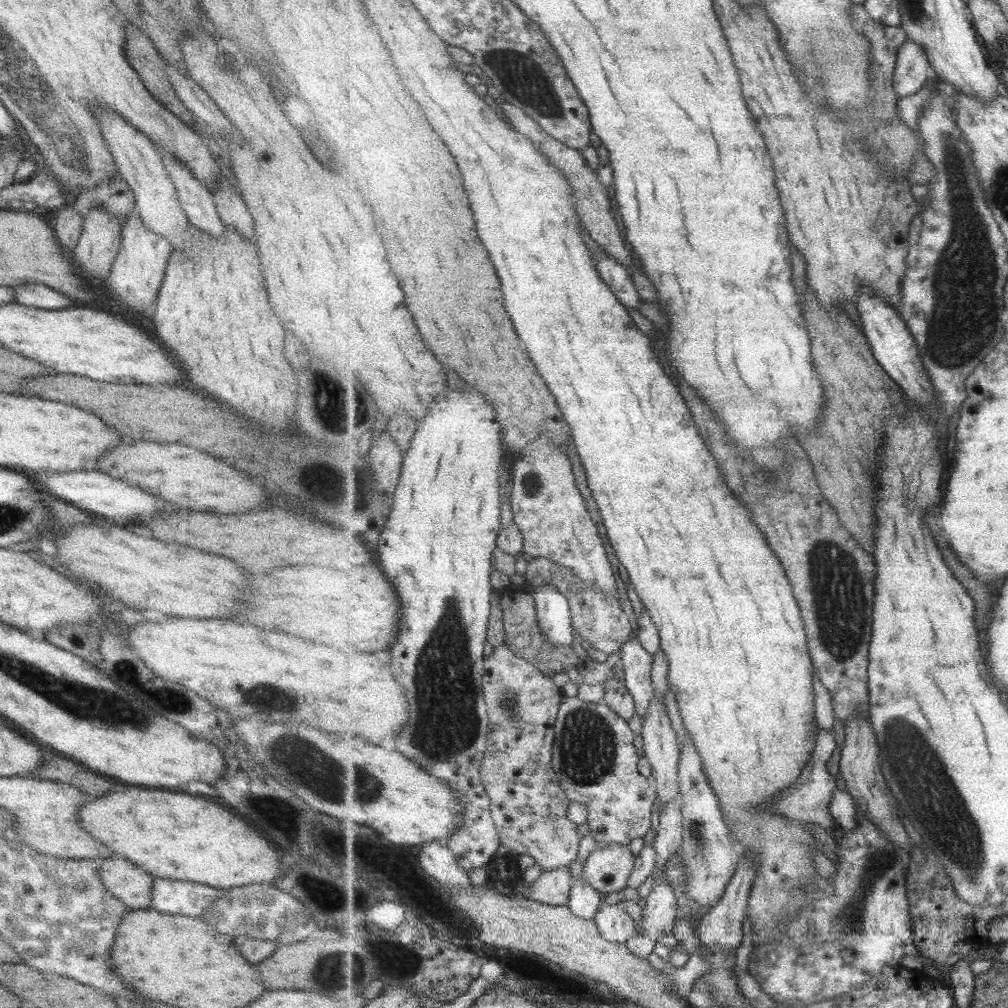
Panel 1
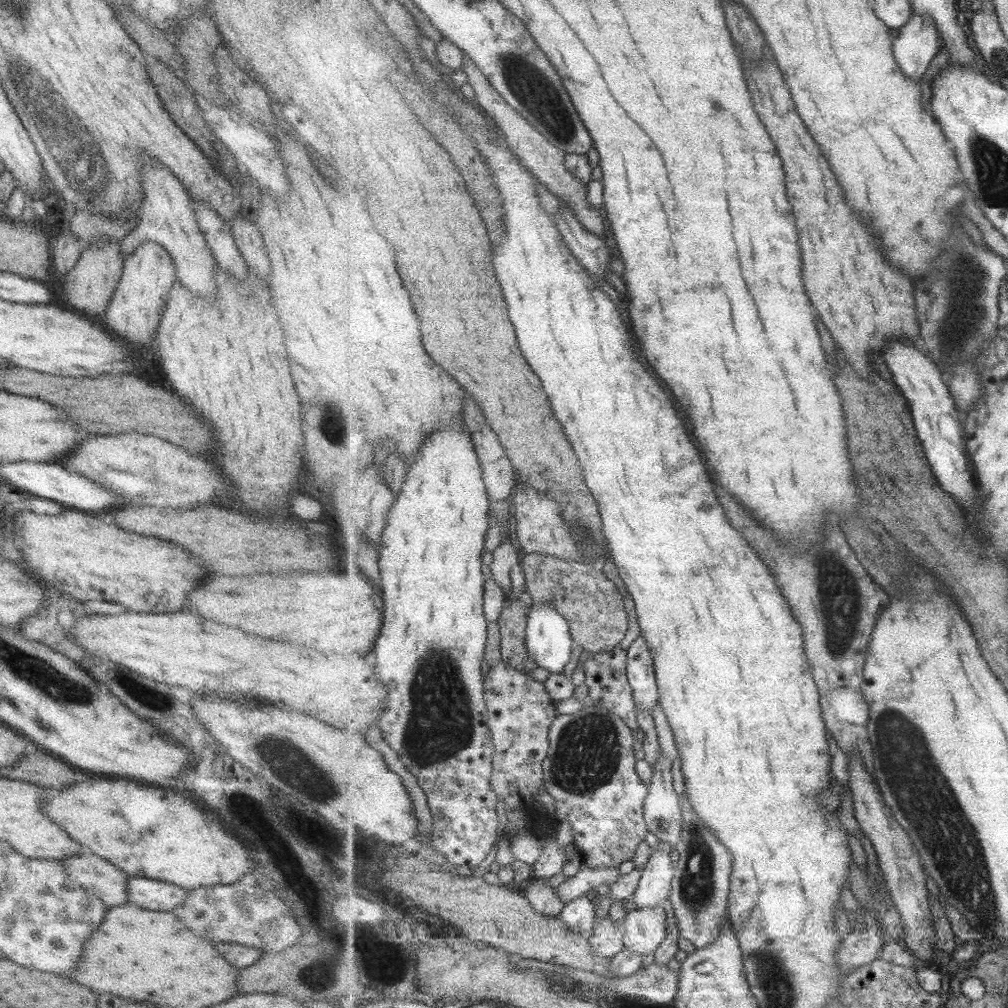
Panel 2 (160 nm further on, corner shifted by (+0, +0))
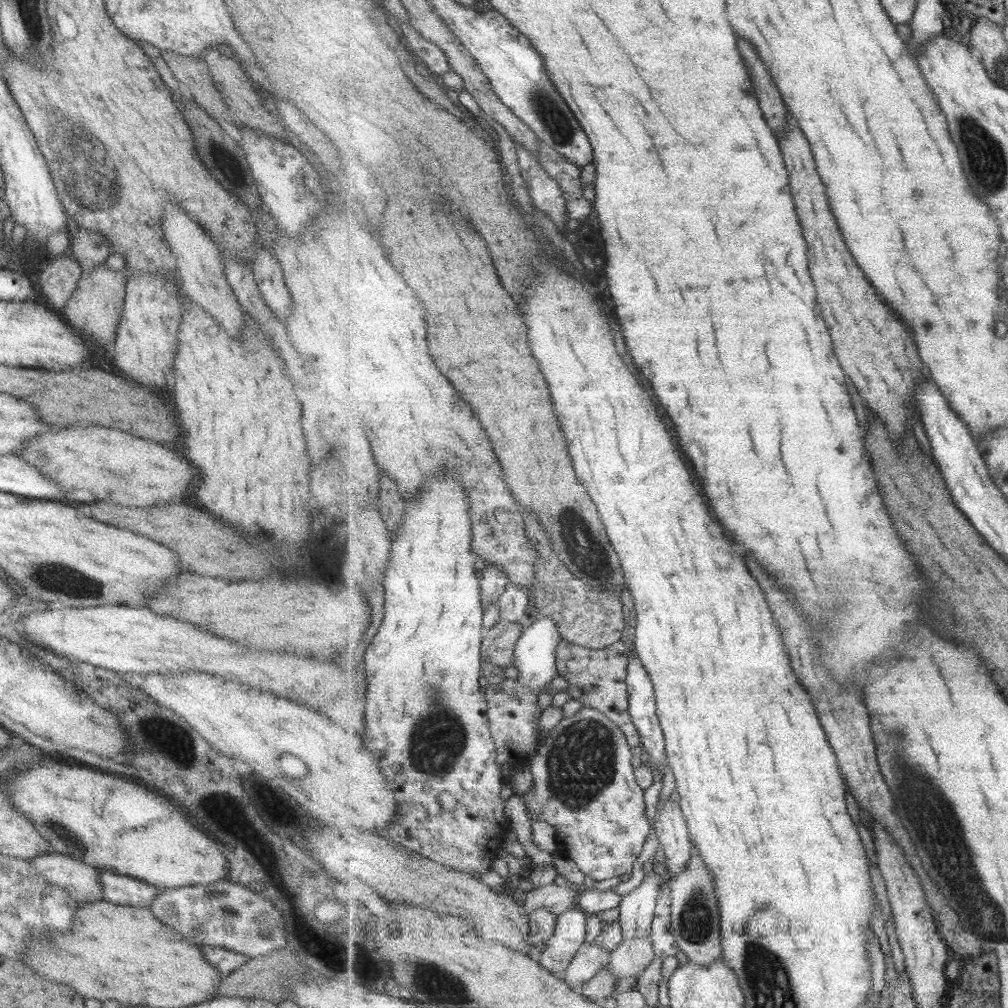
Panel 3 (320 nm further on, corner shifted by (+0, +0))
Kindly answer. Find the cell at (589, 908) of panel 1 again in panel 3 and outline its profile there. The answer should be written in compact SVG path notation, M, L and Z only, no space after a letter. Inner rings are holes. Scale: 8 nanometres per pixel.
M575 906L558 916L555 934L548 941L546 949L537 956L547 970L558 976L565 974L575 955L585 944L588 915Z

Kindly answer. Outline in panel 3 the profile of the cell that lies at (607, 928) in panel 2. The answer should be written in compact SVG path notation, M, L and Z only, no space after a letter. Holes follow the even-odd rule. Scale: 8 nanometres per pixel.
M594 942L585 943L563 974L563 978L574 990L579 991L584 983L595 978L604 967L608 966L611 957L611 952L601 949Z

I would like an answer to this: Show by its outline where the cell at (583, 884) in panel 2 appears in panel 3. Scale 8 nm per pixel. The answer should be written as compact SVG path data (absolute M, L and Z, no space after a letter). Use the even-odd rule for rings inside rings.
M551 883L540 888L533 888L529 892L524 892L526 894L526 899L523 902L524 912L530 916L534 910L546 908L551 914L557 917L561 916L577 905L581 892L582 890L577 891L570 886L570 883L564 885Z

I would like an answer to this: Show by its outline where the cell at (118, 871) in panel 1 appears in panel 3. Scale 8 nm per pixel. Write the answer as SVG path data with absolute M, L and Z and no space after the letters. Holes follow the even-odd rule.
M56 853L35 856L27 859L27 863L47 882L60 886L77 903L102 899L97 868Z

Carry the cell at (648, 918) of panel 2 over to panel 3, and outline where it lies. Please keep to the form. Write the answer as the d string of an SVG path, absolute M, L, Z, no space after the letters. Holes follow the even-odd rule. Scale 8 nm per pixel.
M650 936L622 940L617 948L611 952L608 968L618 978L640 977L656 957Z

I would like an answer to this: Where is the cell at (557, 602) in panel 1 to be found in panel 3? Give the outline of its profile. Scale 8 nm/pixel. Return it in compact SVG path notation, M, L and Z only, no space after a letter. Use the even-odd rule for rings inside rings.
M535 615L535 621L524 630L516 646L517 679L528 686L533 694L539 696L548 686L551 680L558 675L557 647L563 640L556 622L550 618Z

